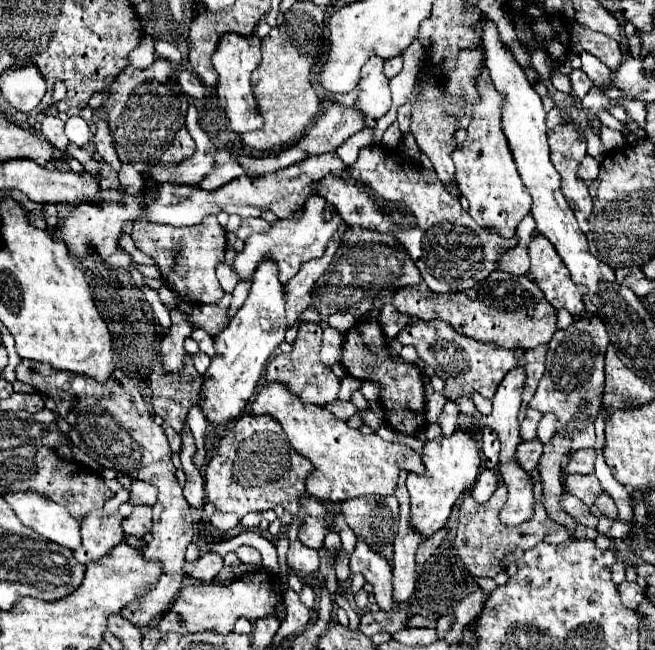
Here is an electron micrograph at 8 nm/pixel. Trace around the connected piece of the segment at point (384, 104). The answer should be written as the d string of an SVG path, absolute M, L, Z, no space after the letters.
M369 58L369 62L361 70L359 88L361 94L355 106L367 114L367 126L373 128L375 122L391 108L391 90L389 78L383 74L383 58Z

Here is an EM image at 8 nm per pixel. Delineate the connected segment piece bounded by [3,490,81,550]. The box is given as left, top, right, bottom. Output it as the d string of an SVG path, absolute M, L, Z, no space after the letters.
M31 490L5 494L3 498L7 498L7 504L13 508L23 524L41 534L45 540L65 546L69 550L81 548L79 522L63 506Z

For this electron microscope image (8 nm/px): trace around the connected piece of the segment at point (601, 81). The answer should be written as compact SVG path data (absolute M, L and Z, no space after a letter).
M581 52L581 62L583 62L581 70L593 80L595 86L599 86L599 88L603 88L603 90L605 90L607 86L611 86L613 72L611 72L599 58L595 58L595 56L589 54L589 52Z

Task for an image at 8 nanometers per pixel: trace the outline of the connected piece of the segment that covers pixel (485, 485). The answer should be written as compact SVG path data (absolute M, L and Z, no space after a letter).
M485 468L485 470L479 474L475 486L469 490L469 496L471 496L475 502L483 504L483 502L487 502L487 500L491 498L491 494L493 494L495 488L497 488L497 484L499 484L499 482L497 482L497 478L495 478L495 472Z

